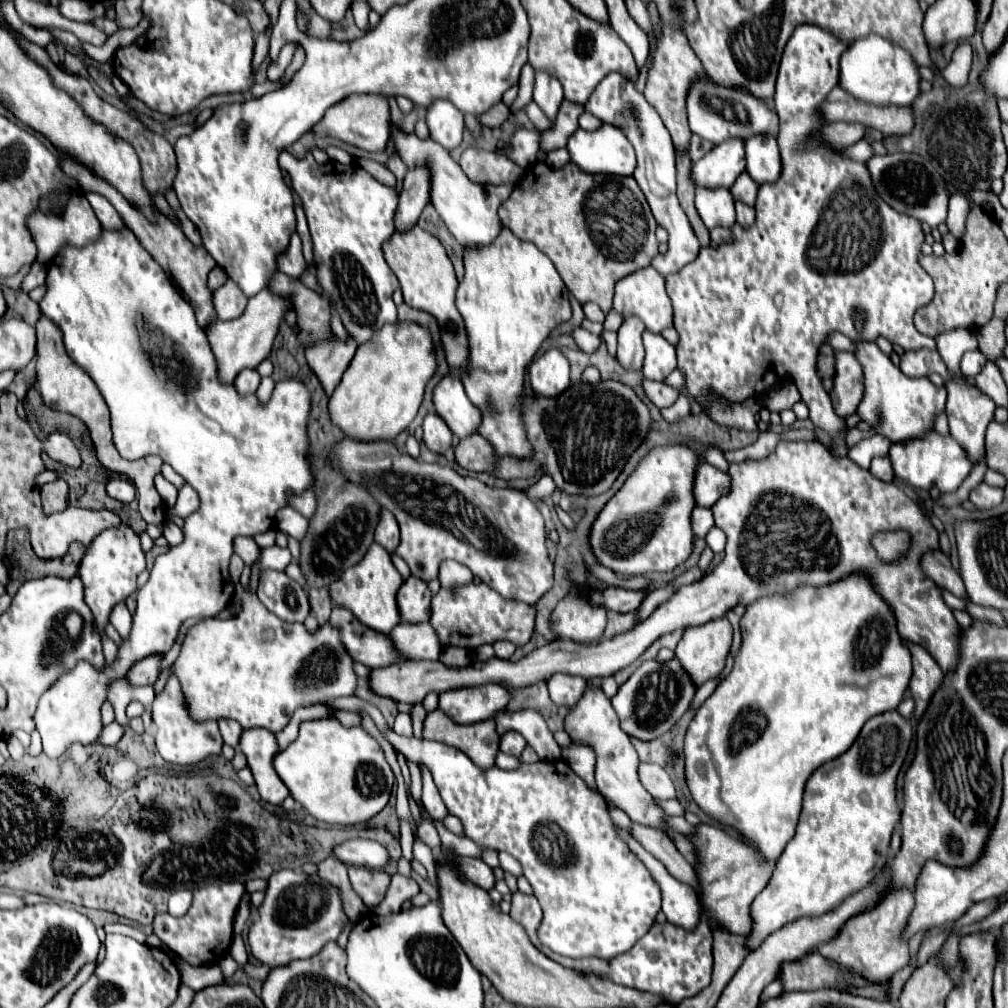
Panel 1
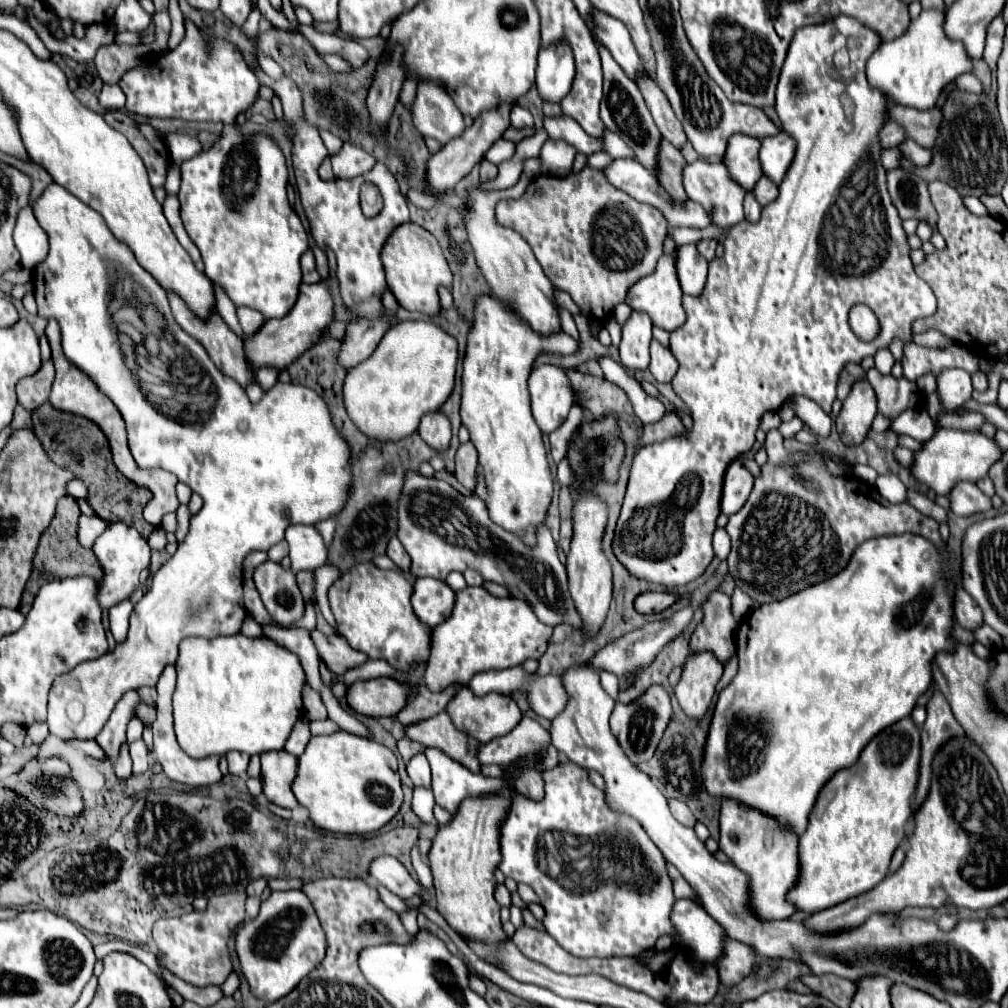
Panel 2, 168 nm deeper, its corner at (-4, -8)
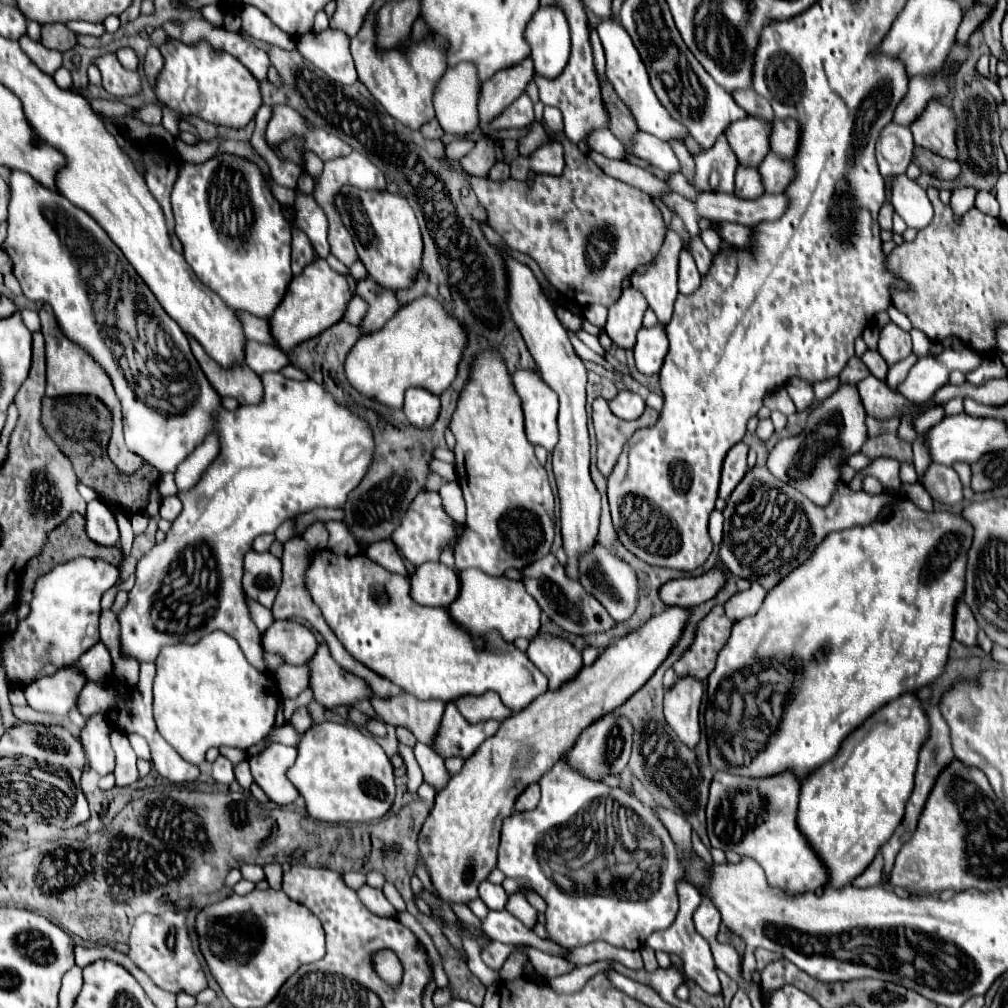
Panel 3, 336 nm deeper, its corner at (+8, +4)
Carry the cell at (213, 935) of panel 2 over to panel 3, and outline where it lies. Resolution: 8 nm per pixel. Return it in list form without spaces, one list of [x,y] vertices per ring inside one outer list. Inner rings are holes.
[[[187,909],[171,913],[167,919],[157,919],[157,915],[143,913],[137,917],[131,935],[129,935],[129,959],[149,975],[149,979],[161,987],[163,991],[169,991],[173,995],[177,993],[187,993],[187,995],[197,995],[207,987],[207,979],[203,973],[201,965],[201,955],[197,947],[189,939],[189,929],[187,929]],[[173,933],[175,947],[169,951],[167,947],[167,937]]]

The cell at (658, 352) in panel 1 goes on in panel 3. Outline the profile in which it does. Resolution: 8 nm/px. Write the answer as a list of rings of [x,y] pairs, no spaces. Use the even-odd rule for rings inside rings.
[[[663,325],[655,327],[641,327],[637,333],[637,345],[635,345],[635,365],[641,373],[653,375],[659,373],[663,359],[667,355],[669,341],[665,335]]]

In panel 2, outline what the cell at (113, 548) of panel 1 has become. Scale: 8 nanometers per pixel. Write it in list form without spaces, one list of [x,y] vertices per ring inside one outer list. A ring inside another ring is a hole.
[[[109,523],[105,535],[99,535],[93,553],[97,561],[101,563],[101,569],[105,571],[99,587],[97,587],[97,601],[101,609],[109,609],[125,599],[129,599],[137,587],[139,587],[139,575],[143,569],[149,569],[151,565],[151,549],[147,545],[147,539],[139,535],[135,527],[129,527],[125,523]]]

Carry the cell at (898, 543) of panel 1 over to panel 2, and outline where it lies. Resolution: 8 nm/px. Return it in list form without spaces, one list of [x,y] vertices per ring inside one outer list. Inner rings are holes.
[[[903,533],[903,535],[889,535],[889,537],[875,537],[867,539],[857,547],[849,565],[835,575],[835,579],[827,579],[825,583],[813,585],[789,599],[781,599],[777,603],[765,603],[751,611],[749,619],[739,625],[737,631],[737,657],[739,657],[739,671],[735,679],[719,693],[713,719],[709,725],[703,760],[701,761],[701,779],[709,795],[719,799],[737,799],[753,809],[759,809],[765,815],[777,819],[781,829],[795,833],[797,837],[807,827],[809,811],[817,799],[819,789],[831,779],[831,775],[839,769],[853,765],[863,751],[863,747],[885,727],[897,723],[899,719],[911,715],[919,695],[923,695],[931,685],[931,659],[937,651],[951,651],[951,597],[947,593],[947,581],[951,573],[959,573],[959,563],[951,561],[951,555],[943,555],[929,543],[925,537]]]

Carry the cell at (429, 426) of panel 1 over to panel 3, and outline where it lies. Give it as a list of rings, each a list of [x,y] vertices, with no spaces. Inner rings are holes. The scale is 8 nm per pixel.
[[[407,389],[405,391],[405,415],[409,419],[411,425],[415,427],[431,427],[437,417],[439,417],[439,409],[441,409],[441,403],[439,403],[439,397],[425,391],[425,389]]]

